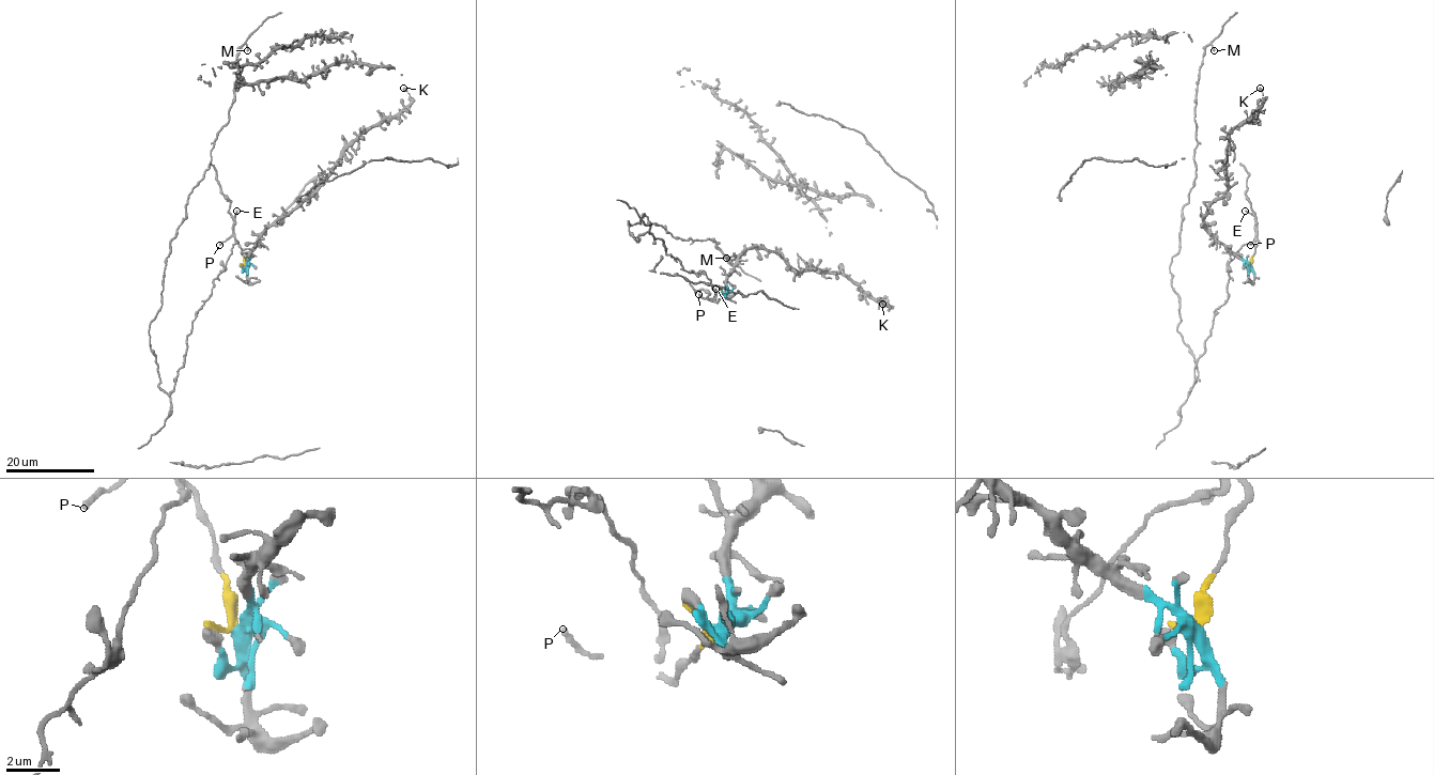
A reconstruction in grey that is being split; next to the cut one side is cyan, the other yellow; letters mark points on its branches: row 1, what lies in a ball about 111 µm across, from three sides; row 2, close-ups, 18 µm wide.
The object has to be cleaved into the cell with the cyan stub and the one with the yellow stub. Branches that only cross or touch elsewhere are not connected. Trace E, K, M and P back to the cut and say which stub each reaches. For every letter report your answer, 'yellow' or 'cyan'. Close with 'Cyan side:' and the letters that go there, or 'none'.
E: yellow
K: cyan
M: yellow
P: yellow
Cyan side: K

